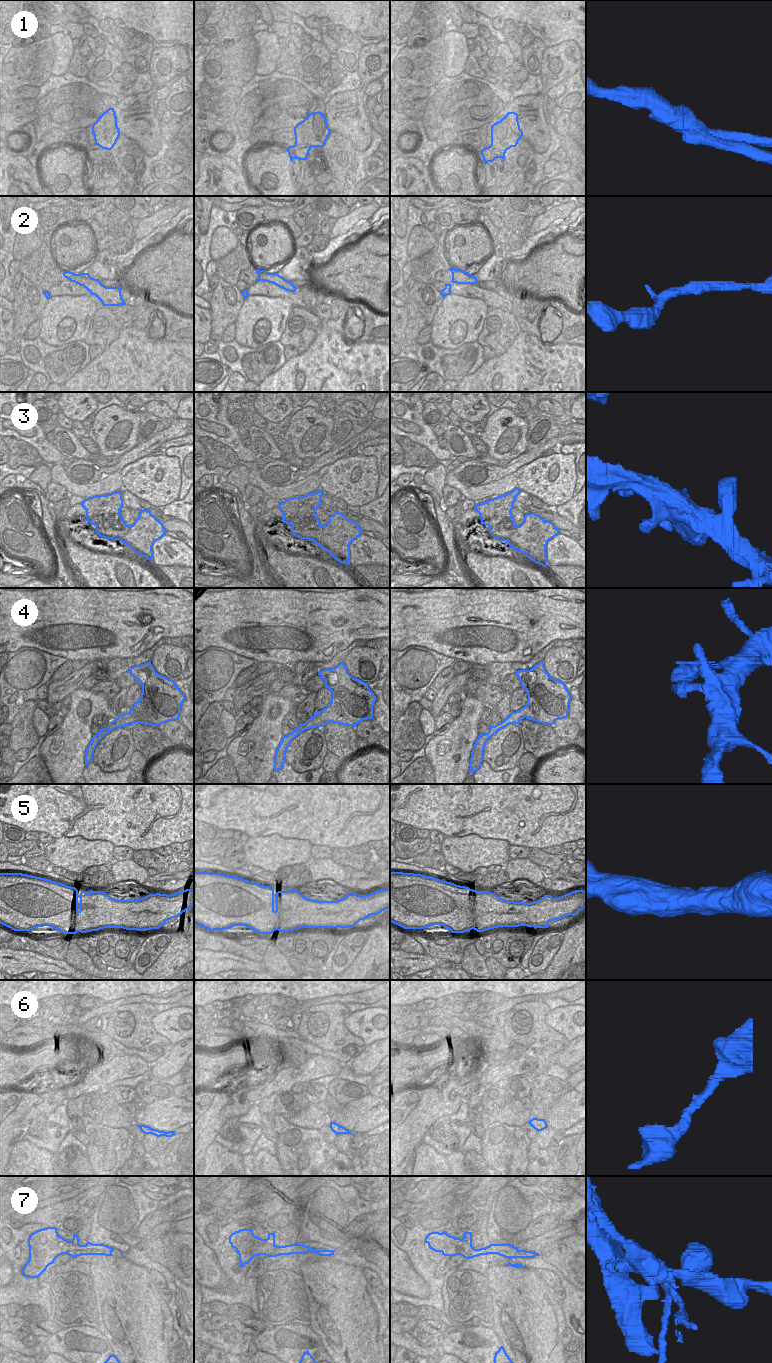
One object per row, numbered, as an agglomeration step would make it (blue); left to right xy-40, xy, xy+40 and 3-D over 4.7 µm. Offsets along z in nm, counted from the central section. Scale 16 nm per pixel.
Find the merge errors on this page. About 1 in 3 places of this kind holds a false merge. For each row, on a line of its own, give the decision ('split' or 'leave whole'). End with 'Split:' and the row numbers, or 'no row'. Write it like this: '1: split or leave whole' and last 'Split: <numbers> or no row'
1: split
2: leave whole
3: leave whole
4: leave whole
5: leave whole
6: leave whole
7: split
Split: 1, 7

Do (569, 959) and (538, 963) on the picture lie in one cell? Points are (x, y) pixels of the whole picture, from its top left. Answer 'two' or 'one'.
two

